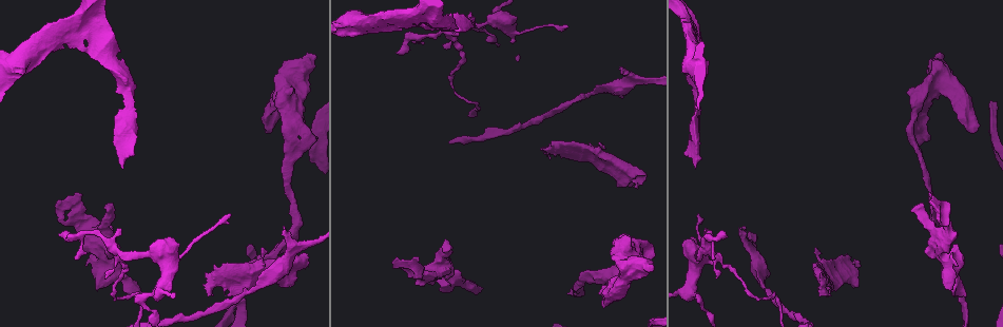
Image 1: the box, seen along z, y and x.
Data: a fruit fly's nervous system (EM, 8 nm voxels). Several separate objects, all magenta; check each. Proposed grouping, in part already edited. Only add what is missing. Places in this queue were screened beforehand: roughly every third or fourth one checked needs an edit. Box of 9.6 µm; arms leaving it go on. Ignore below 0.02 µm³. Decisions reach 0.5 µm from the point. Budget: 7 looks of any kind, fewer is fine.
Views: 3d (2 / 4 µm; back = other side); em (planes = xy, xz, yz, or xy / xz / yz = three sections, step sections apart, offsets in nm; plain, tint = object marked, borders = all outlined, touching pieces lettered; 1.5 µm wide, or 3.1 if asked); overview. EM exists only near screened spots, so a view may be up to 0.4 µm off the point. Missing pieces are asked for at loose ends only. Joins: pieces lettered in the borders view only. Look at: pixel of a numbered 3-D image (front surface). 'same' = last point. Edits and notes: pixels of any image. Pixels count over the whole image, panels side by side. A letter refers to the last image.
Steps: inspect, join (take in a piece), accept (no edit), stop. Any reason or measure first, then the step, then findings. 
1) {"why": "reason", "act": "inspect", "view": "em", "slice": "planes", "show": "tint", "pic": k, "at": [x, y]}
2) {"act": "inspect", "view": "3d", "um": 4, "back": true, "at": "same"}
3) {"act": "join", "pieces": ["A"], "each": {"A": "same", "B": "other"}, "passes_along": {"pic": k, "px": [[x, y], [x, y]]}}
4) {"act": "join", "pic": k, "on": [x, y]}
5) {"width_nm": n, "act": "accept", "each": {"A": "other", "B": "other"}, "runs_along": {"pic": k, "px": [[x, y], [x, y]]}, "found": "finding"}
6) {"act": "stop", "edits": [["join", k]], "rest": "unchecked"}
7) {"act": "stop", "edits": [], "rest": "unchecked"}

{"why": "tapers out", "act": "inspect", "view": "em", "slice": "planes", "show": "borders", "pic": 1, "at": [414, 42]}

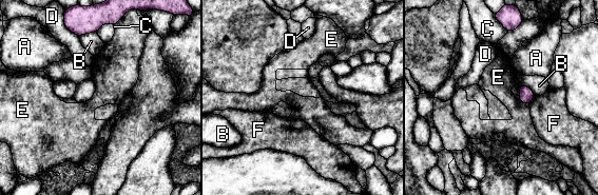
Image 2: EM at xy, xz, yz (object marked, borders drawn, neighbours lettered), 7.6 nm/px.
{"act": "accept", "each": {"A": "other", "B": "other", "C": "other", "D": "other", "E": "other", "F": "other"}, "border": {"pic": 2, "px": [[519, 85], [525, 85], [535, 95]]}, "found": "no lettered piece goes on from it"}

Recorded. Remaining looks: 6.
{"why": "free end", "act": "inspect", "view": "em", "slice": "xz", "step": 4, "show": "borders", "pic": 1, "at": [742, 226]}

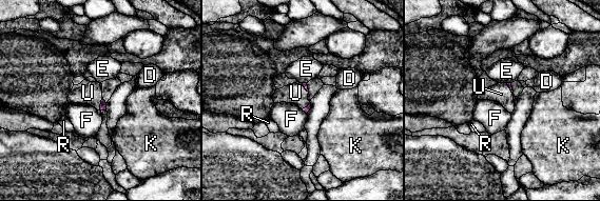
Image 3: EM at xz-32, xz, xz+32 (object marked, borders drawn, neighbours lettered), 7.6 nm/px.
{"why": "another direction", "act": "inspect", "view": "em", "slice": "planes", "show": "borders", "at": "same"}

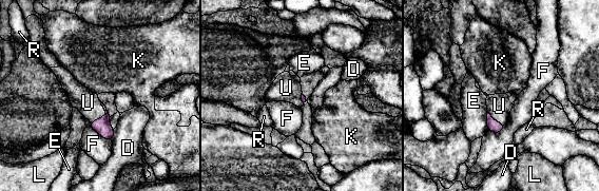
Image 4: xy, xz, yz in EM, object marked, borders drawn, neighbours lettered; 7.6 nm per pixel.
{"act": "join", "pic": 4, "on": [88, 102], "each": {"D": "other", "E": "other", "F": "other", "K": "other", "L": "other", "R": "other", "U": "same"}, "found": "the cell continues"}

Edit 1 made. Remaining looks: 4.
{"act": "inspect", "view": "overview"}

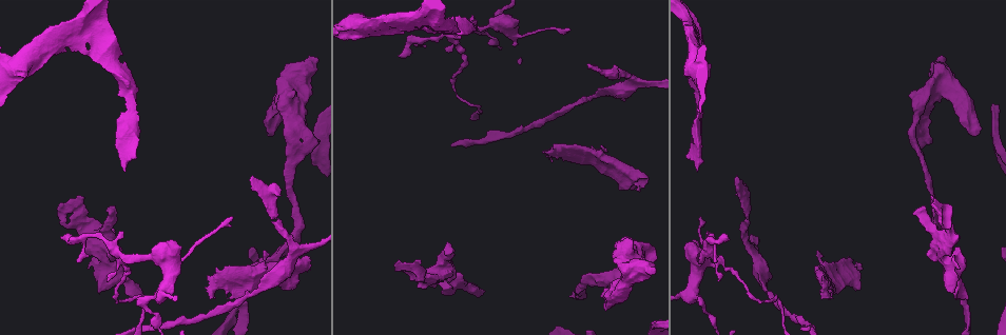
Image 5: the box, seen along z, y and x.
{"why": "long arm stops here", "act": "inspect", "view": "em", "slice": "yz", "step": 8, "show": "borders", "pic": 5, "at": [250, 179]}

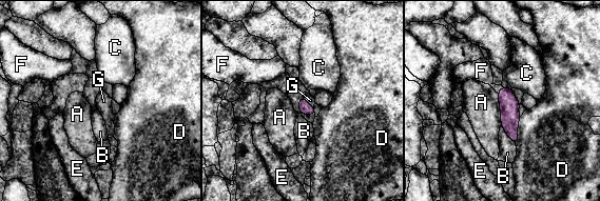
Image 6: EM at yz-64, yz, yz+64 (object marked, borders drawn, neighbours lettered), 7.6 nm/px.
{"act": "join", "pic": 6, "on": [310, 100], "each": {"A": "other", "B": "other", "C": "other", "D": "other", "E": "other", "F": "other", "G": "same"}, "found": "it goes on there"}

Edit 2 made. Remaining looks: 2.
{"act": "stop", "edits": [["join", 4], ["join", 6]], "rest": "unchecked"}

